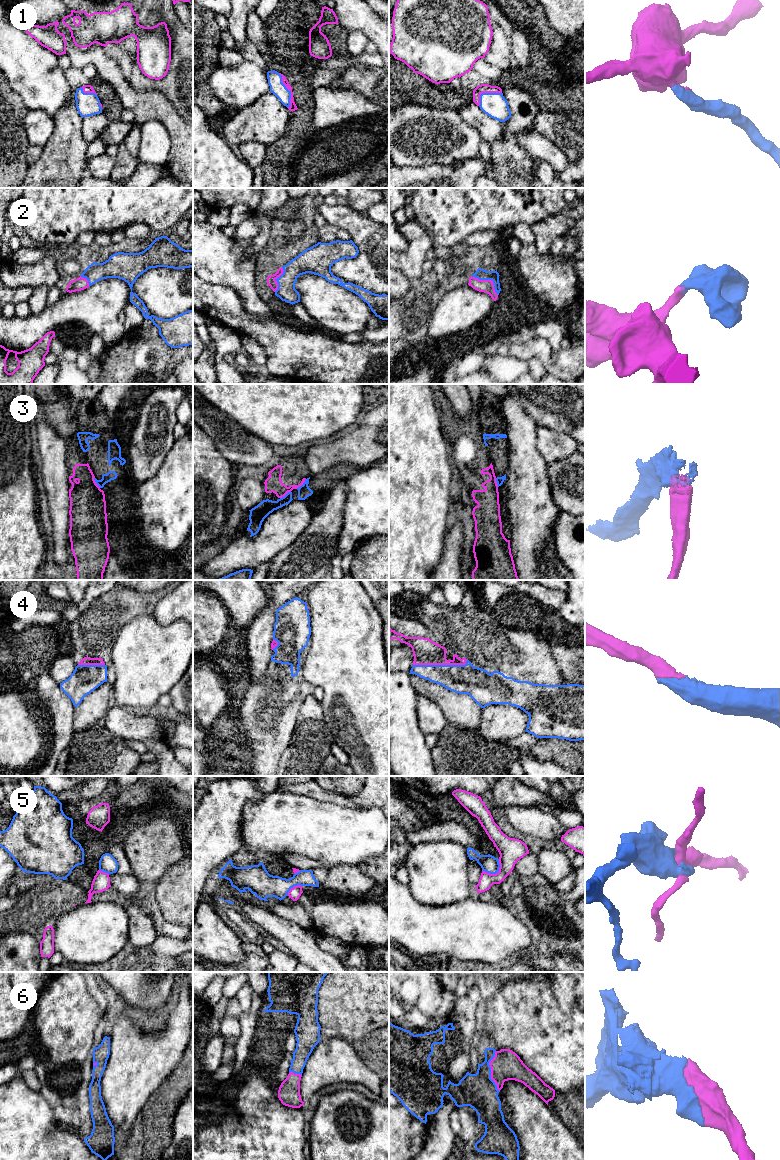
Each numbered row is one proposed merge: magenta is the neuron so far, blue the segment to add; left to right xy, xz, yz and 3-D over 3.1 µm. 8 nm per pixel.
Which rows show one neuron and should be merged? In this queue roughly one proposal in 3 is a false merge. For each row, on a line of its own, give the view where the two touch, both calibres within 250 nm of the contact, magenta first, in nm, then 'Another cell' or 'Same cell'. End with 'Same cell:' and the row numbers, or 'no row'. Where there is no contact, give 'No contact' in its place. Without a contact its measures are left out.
1: Touches magenta in xz. Thickness 60 nm (magenta) against 110 nm. Same cell
2: Touches magenta in yz. Thickness 110 nm (magenta) against 90 nm. Same cell
3: Touches magenta in xz. Thickness 140 nm (magenta) against 100 nm. Another cell
4: Touches magenta in yz. Thickness 200 nm (magenta) against 240 nm. Same cell
5: Touches magenta in yz. Thickness 200 nm (magenta) against 140 nm. Another cell
6: Touches magenta in yz. Thickness 240 nm (magenta) against 280 nm. Same cell
Same cell: 1, 2, 4, 6

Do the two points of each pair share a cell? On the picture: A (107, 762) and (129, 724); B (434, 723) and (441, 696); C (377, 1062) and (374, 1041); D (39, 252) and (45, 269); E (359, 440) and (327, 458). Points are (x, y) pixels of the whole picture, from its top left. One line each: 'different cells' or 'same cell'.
A: different cells
B: different cells
C: same cell
D: different cells
E: same cell

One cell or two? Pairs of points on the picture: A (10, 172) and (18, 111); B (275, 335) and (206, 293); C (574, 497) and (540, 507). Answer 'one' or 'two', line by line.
A: one
B: one
C: two

